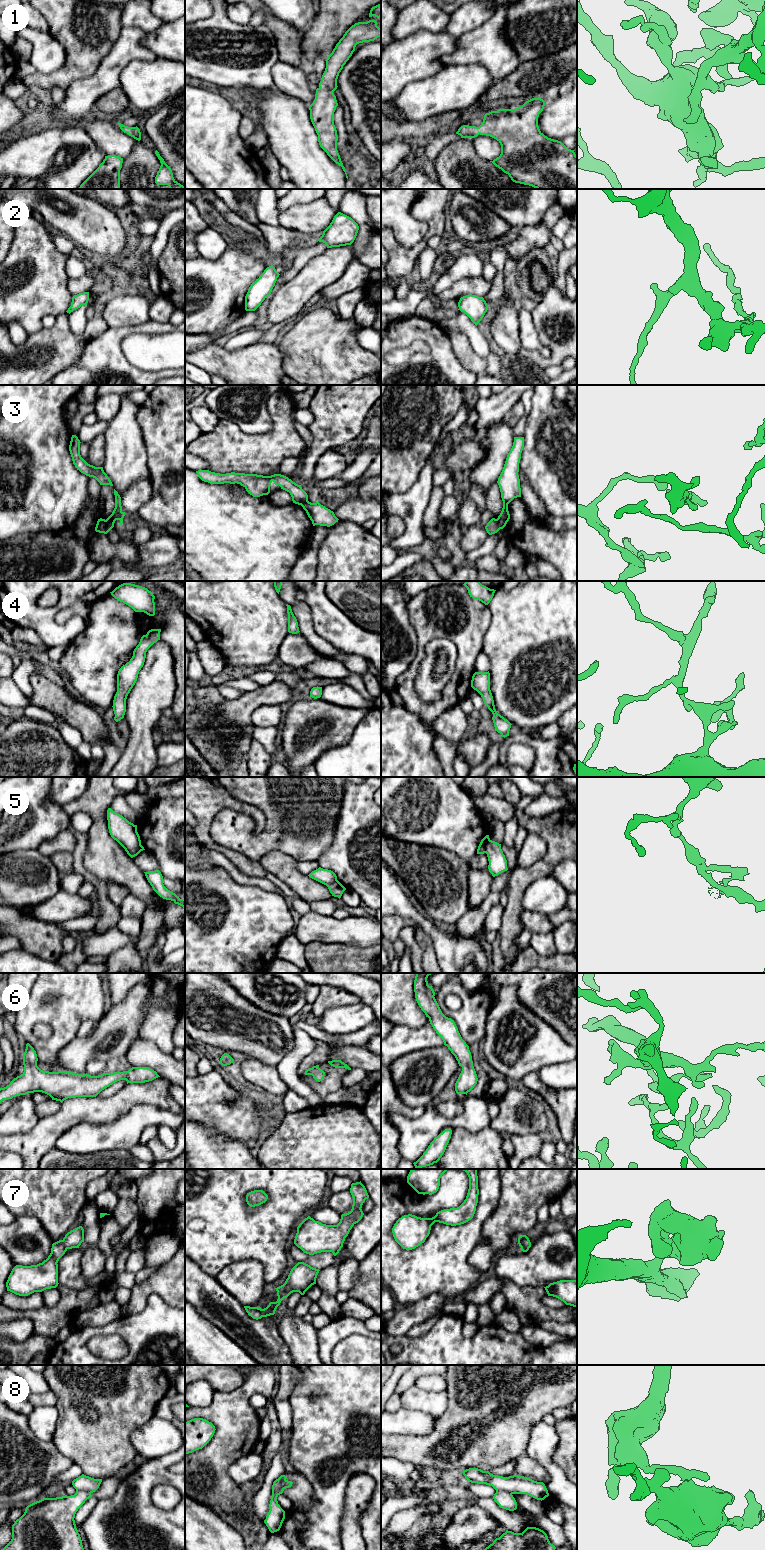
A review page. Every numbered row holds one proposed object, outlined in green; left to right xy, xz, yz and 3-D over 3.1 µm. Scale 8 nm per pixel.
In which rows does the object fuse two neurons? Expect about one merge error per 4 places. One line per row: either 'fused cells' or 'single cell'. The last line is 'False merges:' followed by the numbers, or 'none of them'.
1: single cell
2: single cell
3: fused cells
4: single cell
5: fused cells
6: single cell
7: single cell
8: fused cells
False merges: 3, 5, 8

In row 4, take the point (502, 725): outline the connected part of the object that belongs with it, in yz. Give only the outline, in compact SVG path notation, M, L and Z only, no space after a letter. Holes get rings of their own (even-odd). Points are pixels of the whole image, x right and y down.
M475 672L472 676L471 687L476 690L483 698L484 704L492 712L495 731L501 734L502 737L509 736L511 723L503 716L497 713L494 705L493 696L490 690L490 673Z

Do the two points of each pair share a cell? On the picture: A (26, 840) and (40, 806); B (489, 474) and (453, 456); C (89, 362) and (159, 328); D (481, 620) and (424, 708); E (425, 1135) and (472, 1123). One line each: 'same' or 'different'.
A: same
B: different
C: same
D: same
E: same

